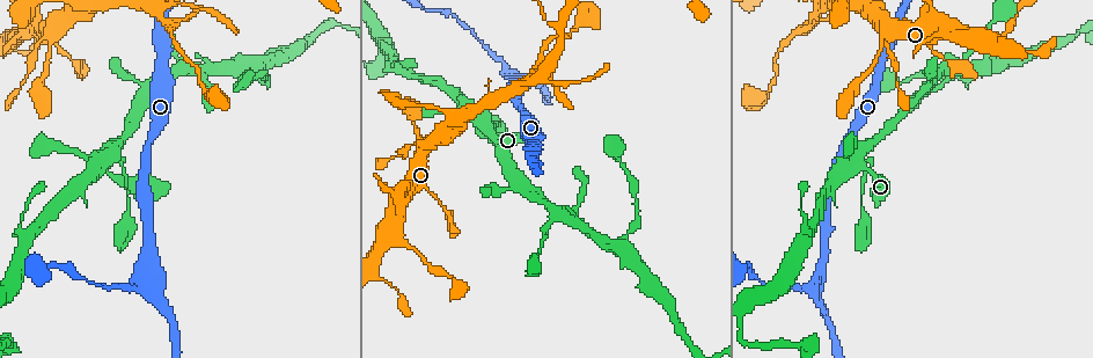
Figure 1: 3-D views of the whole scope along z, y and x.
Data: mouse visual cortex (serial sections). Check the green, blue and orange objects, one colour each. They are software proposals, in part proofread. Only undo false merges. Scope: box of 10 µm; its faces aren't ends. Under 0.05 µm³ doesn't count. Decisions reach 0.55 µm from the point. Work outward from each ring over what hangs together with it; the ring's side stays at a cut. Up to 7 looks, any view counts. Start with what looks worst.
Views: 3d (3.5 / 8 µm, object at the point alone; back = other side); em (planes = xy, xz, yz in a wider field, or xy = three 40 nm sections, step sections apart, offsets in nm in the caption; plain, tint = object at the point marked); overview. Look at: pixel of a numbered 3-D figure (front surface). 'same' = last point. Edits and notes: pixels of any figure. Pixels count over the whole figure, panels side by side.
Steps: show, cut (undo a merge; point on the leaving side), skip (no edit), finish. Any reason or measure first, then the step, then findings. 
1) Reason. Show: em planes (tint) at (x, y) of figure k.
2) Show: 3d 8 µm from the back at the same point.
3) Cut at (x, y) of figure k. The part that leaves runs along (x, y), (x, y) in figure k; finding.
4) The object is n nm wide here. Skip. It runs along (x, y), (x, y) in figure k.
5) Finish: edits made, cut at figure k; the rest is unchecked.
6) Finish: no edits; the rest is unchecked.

Arms part here. Show: 3d 3.5 µm at (822, 267) of figure 1.

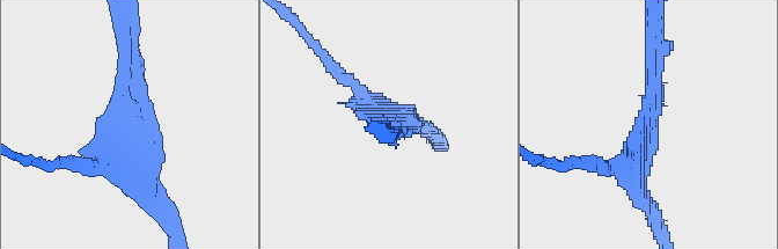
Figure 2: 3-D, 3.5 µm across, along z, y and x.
Skip. It runs along (658, 45), (637, 152), (607, 166) in figure 2; one cell here.

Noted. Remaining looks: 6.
Thick turns thin. Show: em xy step 5 (tint) at (411, 247) of figure 1.

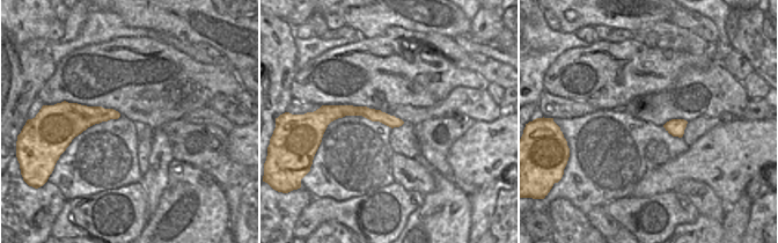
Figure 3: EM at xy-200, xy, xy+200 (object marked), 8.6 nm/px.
See where the arms go. Show: 3d 3.5 µm at the same point.

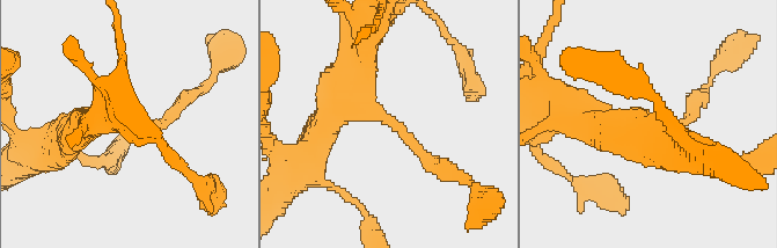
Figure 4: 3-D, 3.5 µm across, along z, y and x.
The arms are 150, 350 nm wide. Skip. It runs along (350, 62), (360, 103), (439, 166) in figure 4; continuous, no second cell.

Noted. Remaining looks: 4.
Calibre changes. Show: 3d 3.5 µm from the back at (51, 50) of figure 1.

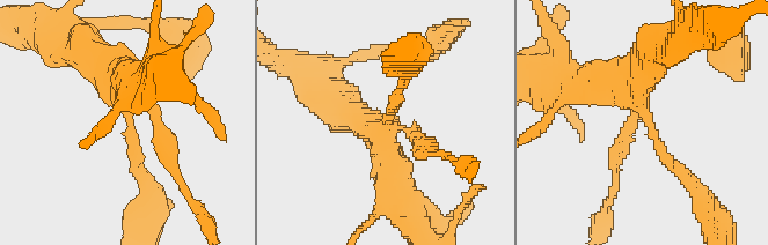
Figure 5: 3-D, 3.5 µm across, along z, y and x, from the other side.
The arms are 150, 450 nm wide. Show: em xy step 5 (tint) at (649, 123) of figure 5.

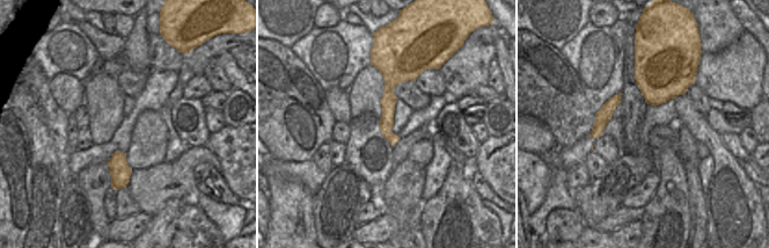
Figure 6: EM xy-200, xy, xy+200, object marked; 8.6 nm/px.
Skip. One cell here.

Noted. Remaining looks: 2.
Finish: no edits; the rest is unchecked.

